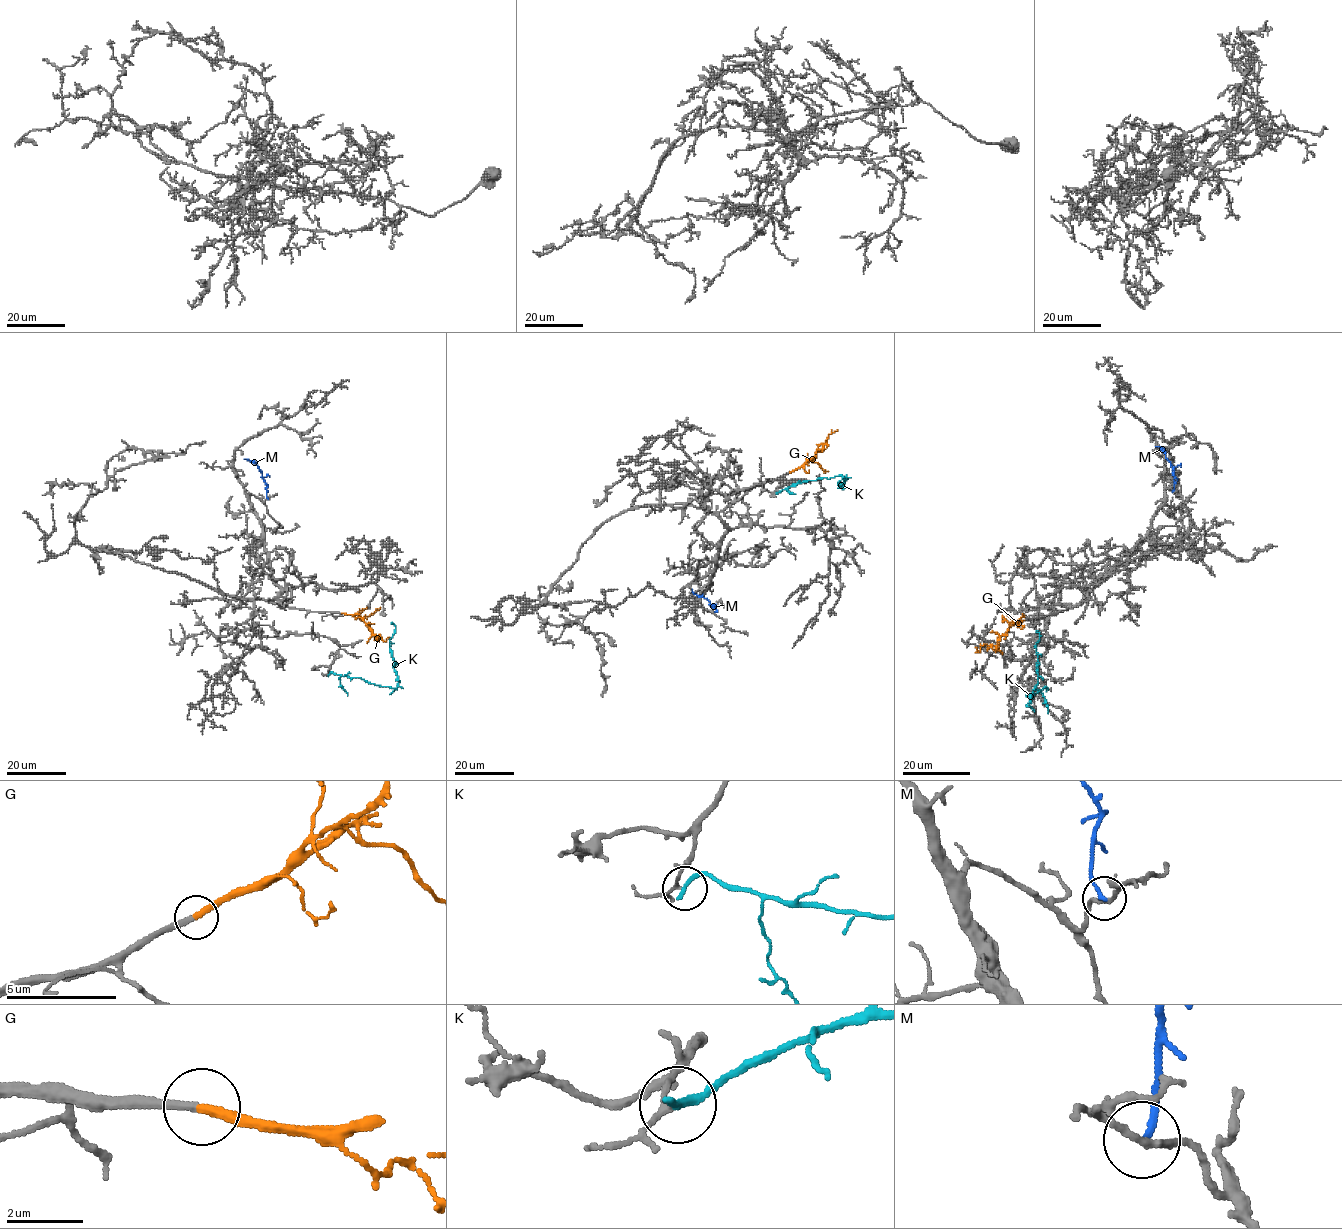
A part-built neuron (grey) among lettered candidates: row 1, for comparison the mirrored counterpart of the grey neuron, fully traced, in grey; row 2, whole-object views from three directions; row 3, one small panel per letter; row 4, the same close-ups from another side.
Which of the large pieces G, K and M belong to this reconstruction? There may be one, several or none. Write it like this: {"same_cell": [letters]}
{"same_cell": ["G"]}

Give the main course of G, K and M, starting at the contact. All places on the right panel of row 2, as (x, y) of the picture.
G: (1023, 620), (1013, 621), (995, 646), (983, 644), (979, 652), (975, 648)
K: (1046, 689), (1034, 693), (1028, 706), (1037, 683), (1035, 643), (1039, 634), (1035, 631)
M: (1173, 491), (1174, 469), (1161, 447), (1155, 447)

